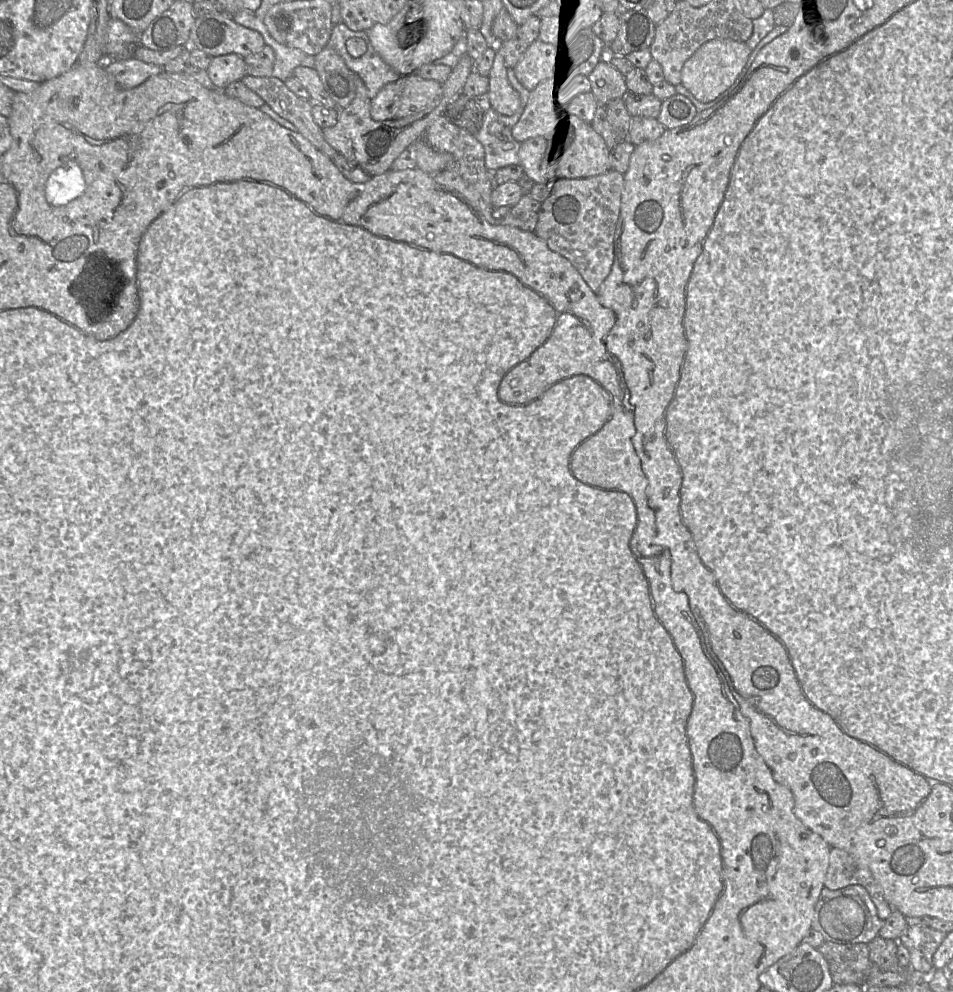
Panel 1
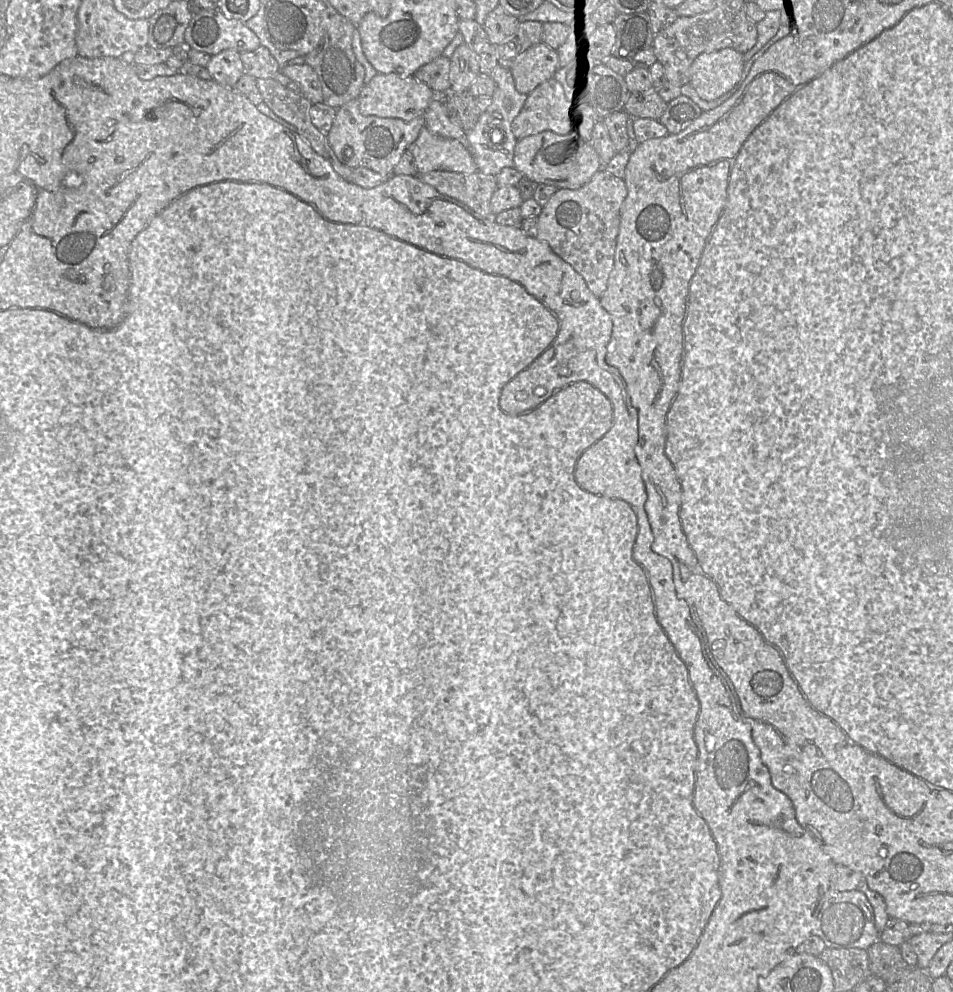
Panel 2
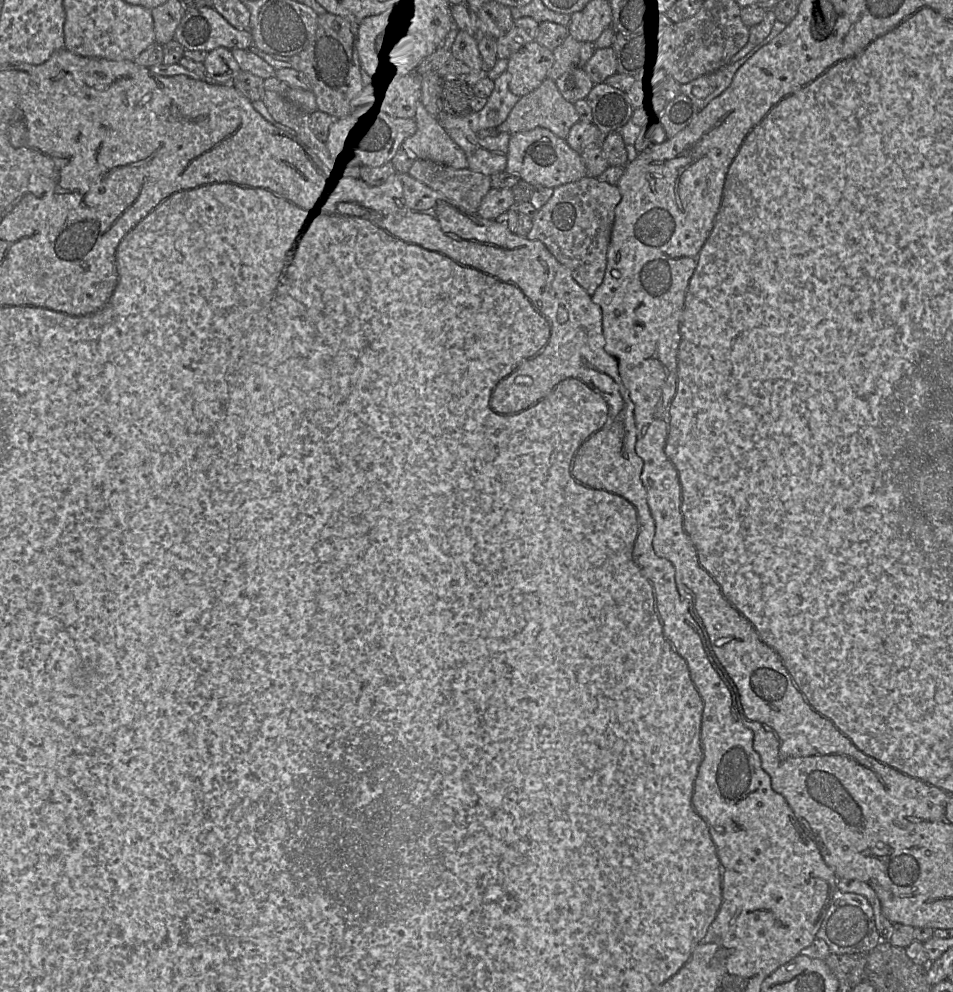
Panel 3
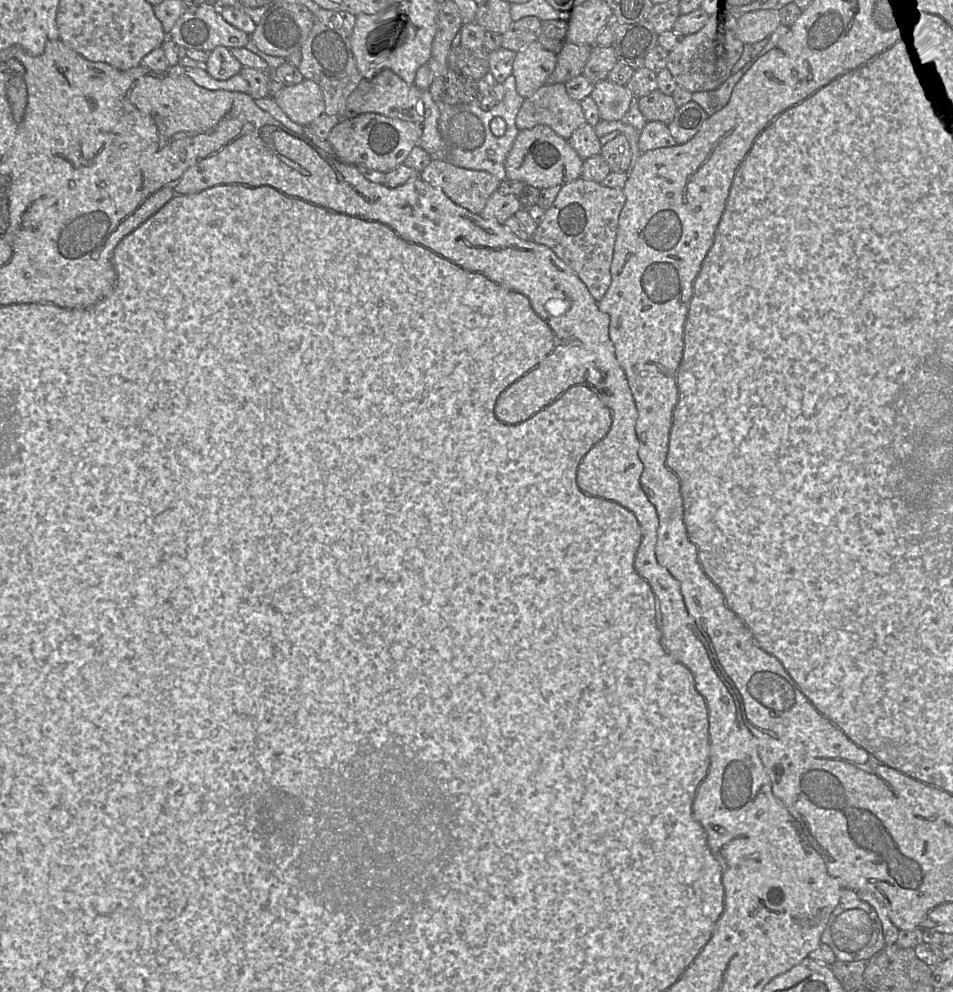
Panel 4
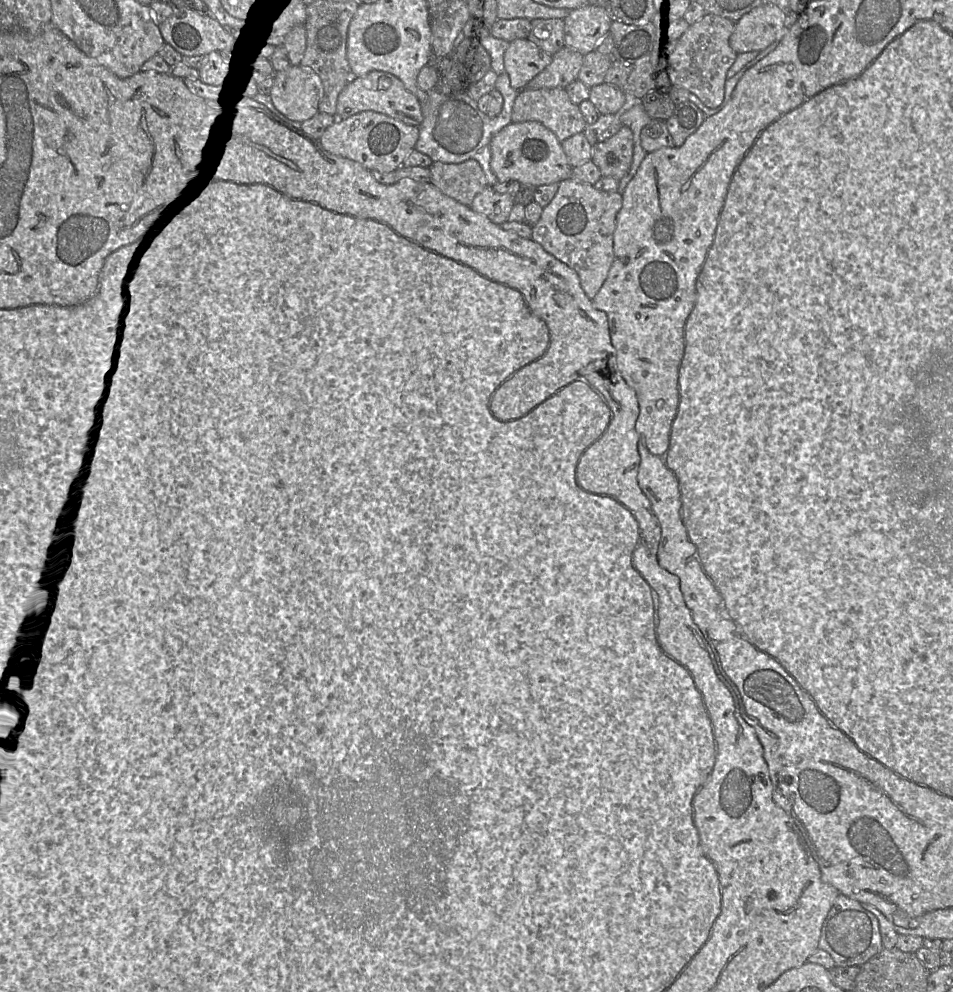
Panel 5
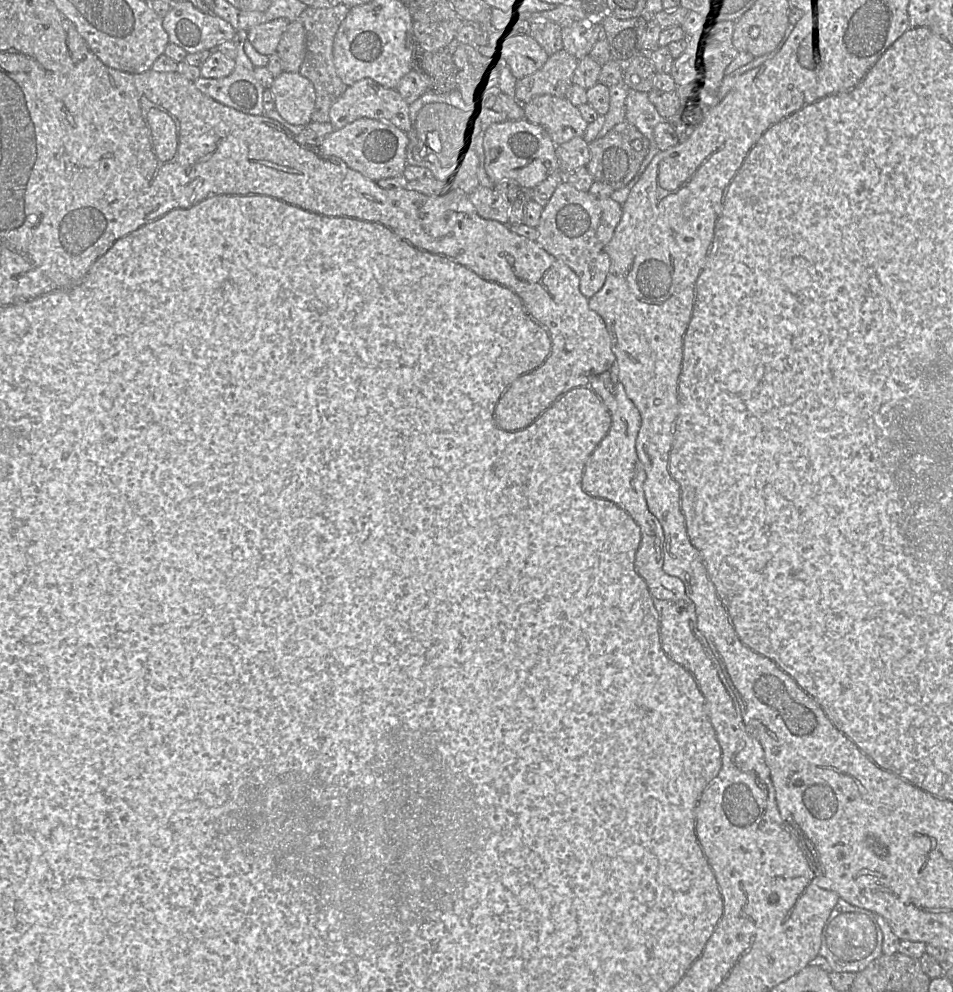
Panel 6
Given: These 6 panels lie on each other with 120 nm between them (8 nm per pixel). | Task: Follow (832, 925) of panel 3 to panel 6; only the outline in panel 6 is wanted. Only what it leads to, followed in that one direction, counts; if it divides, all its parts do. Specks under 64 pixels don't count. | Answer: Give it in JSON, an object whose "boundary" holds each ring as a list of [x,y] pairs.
{"boundary":[[[839,897],[823,927],[819,954],[826,958],[832,971],[858,973],[883,954],[882,943],[883,934],[876,913]]]}

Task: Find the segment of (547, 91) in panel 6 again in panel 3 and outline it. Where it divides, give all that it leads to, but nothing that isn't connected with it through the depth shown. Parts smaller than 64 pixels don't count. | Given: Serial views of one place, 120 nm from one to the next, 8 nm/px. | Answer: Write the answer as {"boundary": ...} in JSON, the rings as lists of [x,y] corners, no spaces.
{"boundary":[[[569,35],[553,50],[554,64],[548,73],[548,78],[555,81],[571,68],[583,68],[594,51],[595,44],[577,41]]]}

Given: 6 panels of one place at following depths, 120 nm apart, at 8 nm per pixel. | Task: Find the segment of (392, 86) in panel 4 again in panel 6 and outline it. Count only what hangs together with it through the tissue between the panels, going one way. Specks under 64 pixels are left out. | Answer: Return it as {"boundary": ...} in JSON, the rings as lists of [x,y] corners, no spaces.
{"boundary":[[[364,78],[348,86],[346,91],[334,102],[330,108],[330,123],[336,130],[360,118],[371,118],[391,123],[408,133],[412,128],[409,106],[410,104],[395,88],[385,88],[370,78]]]}

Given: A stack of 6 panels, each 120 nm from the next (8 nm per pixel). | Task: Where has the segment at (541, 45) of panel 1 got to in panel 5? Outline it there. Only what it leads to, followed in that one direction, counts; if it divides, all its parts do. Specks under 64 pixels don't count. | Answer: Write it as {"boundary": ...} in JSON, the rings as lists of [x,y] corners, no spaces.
{"boundary":[[[527,38],[508,43],[503,57],[504,69],[511,86],[519,92],[551,63],[552,56]]]}

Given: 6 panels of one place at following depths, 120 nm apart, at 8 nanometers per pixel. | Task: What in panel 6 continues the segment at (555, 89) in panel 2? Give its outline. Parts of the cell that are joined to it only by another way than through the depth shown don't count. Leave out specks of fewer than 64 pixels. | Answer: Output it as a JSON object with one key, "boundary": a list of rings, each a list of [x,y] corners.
{"boundary":[[[542,95],[523,105],[524,119],[544,128],[556,146],[568,142],[574,137],[584,137],[589,123],[580,114],[579,109],[566,97]]]}

